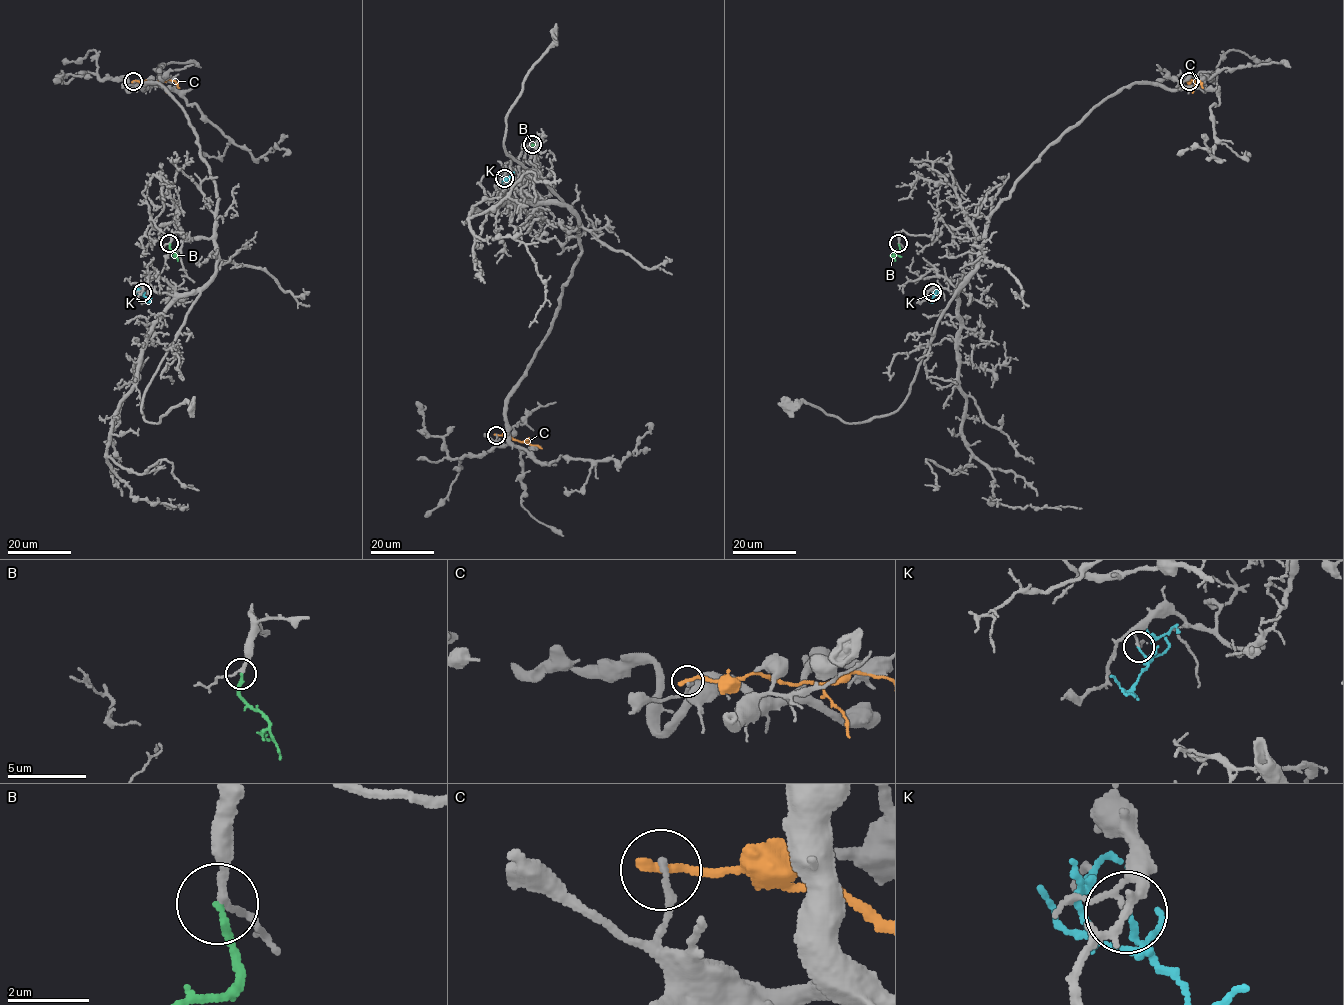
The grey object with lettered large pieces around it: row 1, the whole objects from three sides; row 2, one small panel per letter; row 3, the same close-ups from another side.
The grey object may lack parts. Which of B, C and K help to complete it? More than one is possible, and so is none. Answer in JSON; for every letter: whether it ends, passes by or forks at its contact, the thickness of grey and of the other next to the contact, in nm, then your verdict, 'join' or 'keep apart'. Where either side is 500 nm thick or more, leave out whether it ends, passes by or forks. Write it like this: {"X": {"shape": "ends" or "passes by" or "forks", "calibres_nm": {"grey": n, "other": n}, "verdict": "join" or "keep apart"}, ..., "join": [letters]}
{"B": {"shape": "ends", "calibres_nm": {"grey": 180, "other": 200}, "verdict": "join"}, "C": {"shape": "ends", "calibres_nm": {"grey": 170, "other": 280}, "verdict": "keep apart"}, "K": {"shape": "ends", "calibres_nm": {"grey": 110, "other": 120}, "verdict": "keep apart"}, "join": ["B"]}

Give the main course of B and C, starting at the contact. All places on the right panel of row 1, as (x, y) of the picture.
B: (898, 243), (899, 249), (894, 254), (902, 256)
C: (1189, 81), (1199, 80), (1203, 88)

